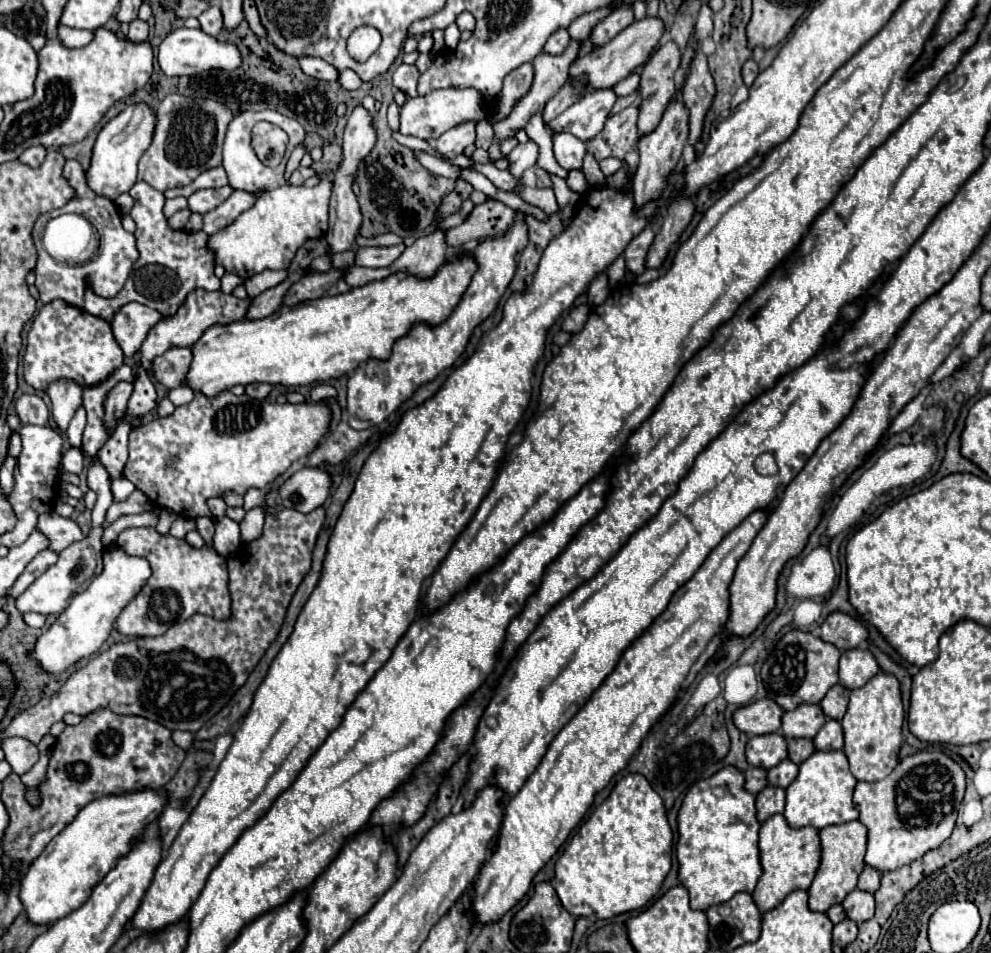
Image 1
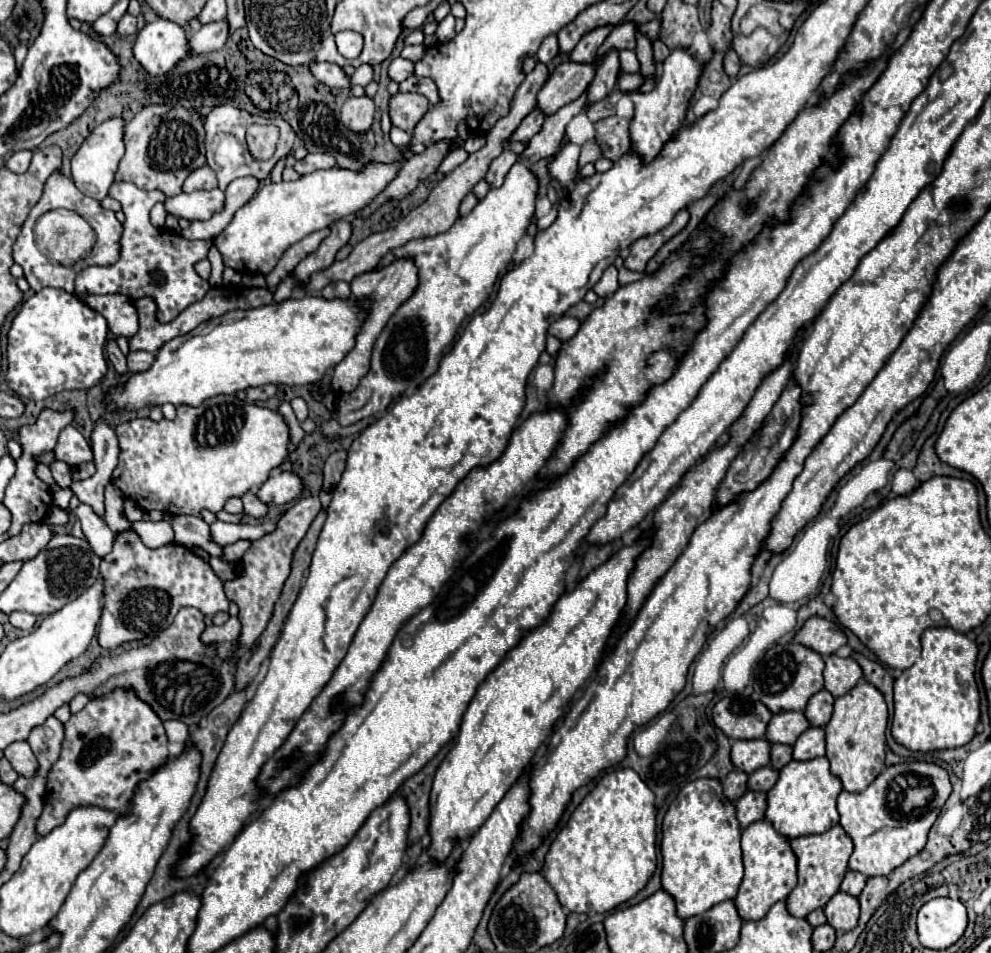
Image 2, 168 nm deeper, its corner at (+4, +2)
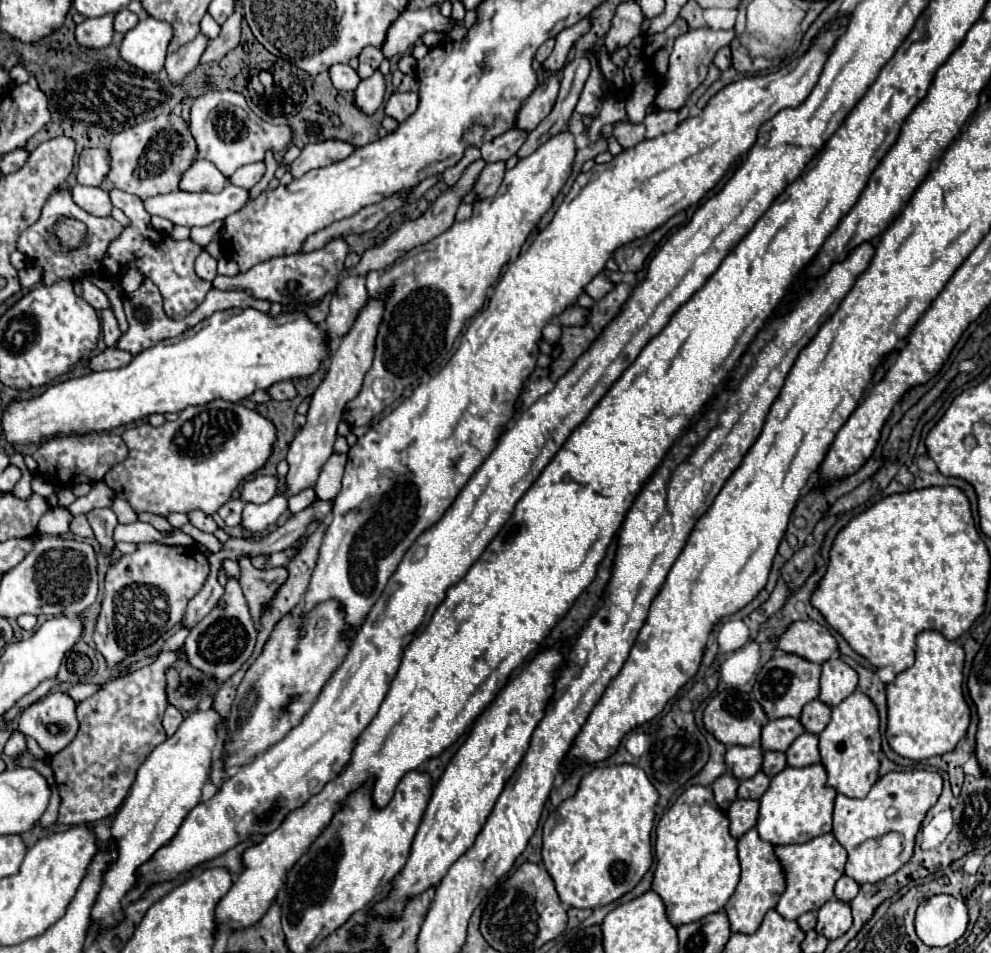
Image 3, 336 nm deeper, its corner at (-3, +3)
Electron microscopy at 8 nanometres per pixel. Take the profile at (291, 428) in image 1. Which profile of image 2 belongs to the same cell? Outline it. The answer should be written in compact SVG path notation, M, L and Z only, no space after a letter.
M235 395L215 397L199 407L177 407L177 419L159 423L149 419L133 419L115 427L119 439L119 463L111 475L113 485L121 489L125 497L139 503L143 511L167 511L171 515L199 515L203 509L213 513L221 511L229 497L241 497L249 489L257 489L269 477L271 469L279 467L289 449L289 429L279 413L265 407L241 401Z

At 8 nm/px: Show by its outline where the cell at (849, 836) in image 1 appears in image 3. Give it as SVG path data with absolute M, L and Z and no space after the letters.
M822 834L804 844L776 846L776 854L786 868L786 892L780 896L776 912L786 920L796 920L800 914L824 906L832 898L832 888L844 874L844 864L848 860L848 852L844 852L844 848L836 844L836 838L832 834Z

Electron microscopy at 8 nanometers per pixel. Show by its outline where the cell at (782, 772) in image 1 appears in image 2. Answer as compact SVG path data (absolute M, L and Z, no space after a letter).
M761 767L749 775L747 789L749 791L769 791L775 783L777 783L777 771L769 767Z

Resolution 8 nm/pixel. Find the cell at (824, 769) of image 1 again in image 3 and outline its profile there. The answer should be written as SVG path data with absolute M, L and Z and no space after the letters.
M812 764L804 768L784 768L770 782L770 788L760 798L760 816L756 830L762 840L772 842L774 846L784 844L802 844L816 836L822 836L832 830L832 808L836 790L828 788L828 776L822 764Z

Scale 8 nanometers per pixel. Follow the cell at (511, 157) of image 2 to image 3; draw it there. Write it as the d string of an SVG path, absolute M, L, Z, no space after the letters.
M498 160L496 164L486 164L486 168L482 170L476 186L474 186L474 192L478 194L478 198L490 198L498 192L502 180L504 180L504 172L506 172L506 162L504 160Z

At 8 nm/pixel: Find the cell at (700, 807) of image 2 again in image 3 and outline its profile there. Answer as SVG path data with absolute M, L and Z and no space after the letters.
M690 786L674 806L662 816L656 826L656 858L658 866L654 872L652 890L658 892L666 904L668 918L674 926L696 922L712 912L718 912L728 902L728 896L736 890L740 882L740 860L736 856L738 840L730 834L730 820L720 808L716 808L716 800L712 800L710 786Z

